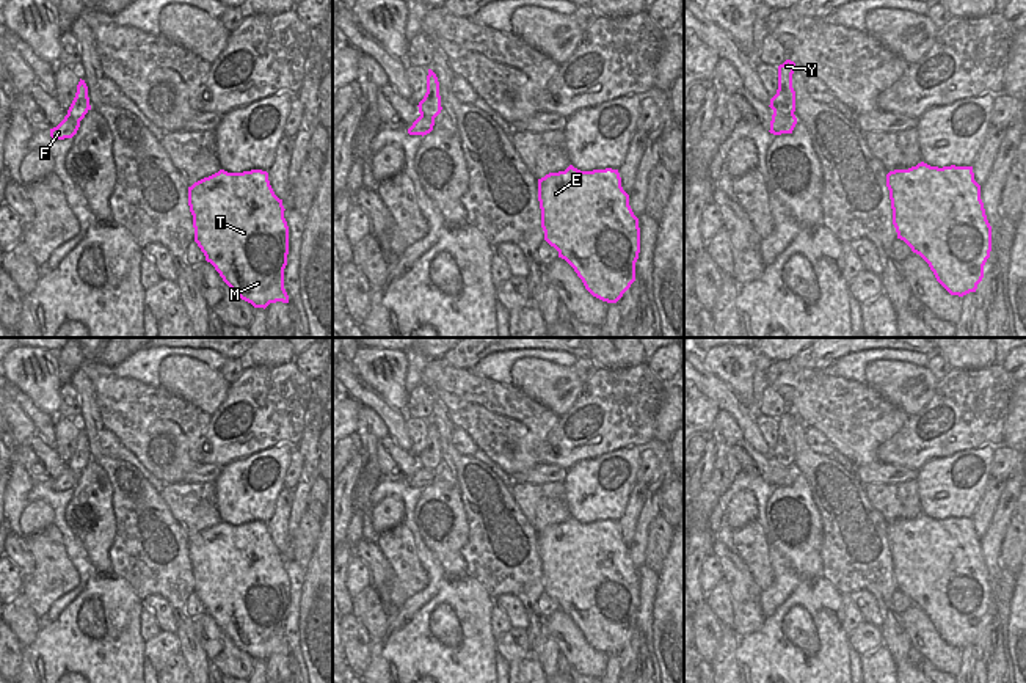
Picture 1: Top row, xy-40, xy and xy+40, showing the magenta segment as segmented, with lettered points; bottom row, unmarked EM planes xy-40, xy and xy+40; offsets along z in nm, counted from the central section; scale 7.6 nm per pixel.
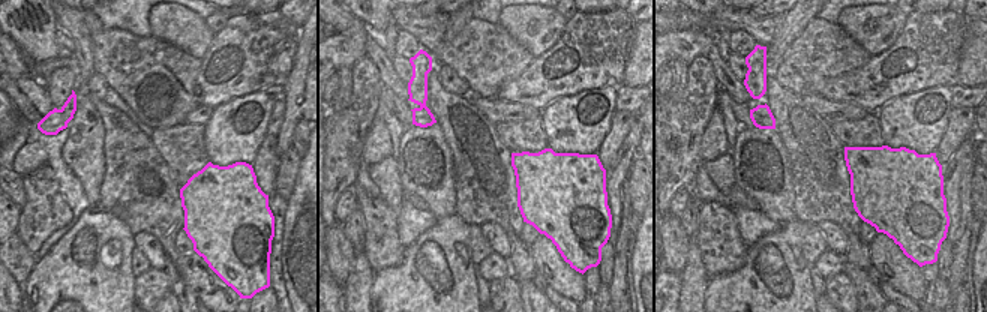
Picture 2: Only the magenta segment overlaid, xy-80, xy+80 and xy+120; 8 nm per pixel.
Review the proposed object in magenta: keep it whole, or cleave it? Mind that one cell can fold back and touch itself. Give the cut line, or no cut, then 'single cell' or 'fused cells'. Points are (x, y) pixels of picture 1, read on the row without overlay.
cut xy+40 (774, 463), (793, 465); fused cells

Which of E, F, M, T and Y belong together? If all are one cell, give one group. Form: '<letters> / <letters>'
E F M T / Y

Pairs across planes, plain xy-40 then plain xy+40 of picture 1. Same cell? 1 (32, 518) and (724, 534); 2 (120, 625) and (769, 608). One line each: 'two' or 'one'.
1: two
2: two

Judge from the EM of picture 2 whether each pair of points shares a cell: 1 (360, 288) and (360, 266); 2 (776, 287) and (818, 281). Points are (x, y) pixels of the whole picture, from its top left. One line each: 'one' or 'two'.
1: one
2: two

